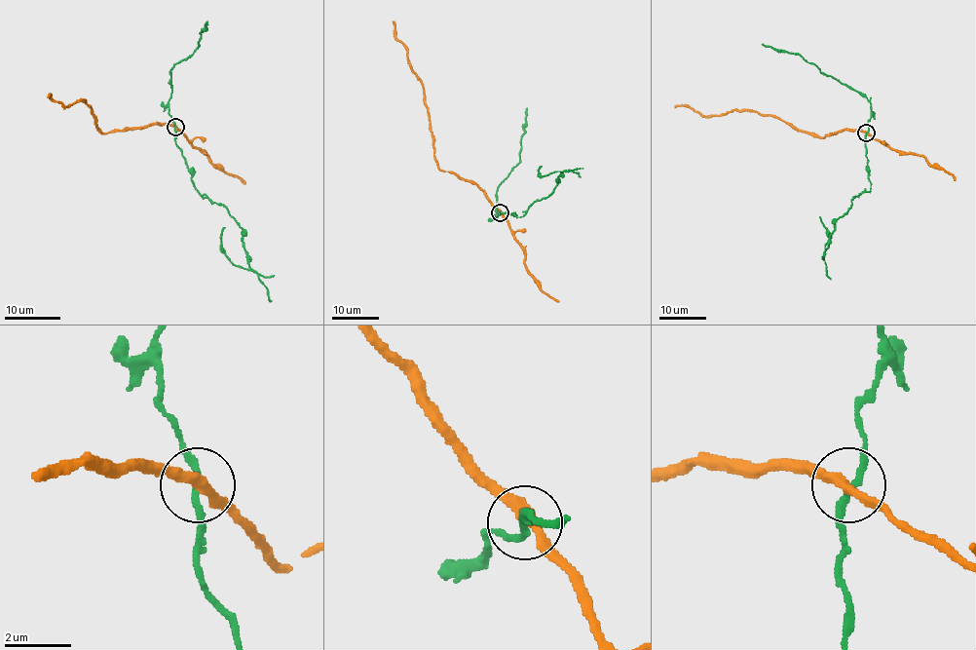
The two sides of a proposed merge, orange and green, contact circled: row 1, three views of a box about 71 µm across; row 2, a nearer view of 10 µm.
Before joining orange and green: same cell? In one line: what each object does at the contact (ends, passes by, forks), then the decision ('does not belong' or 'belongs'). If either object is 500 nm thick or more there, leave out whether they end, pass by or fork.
orange passes by; green passes by; does not belong

